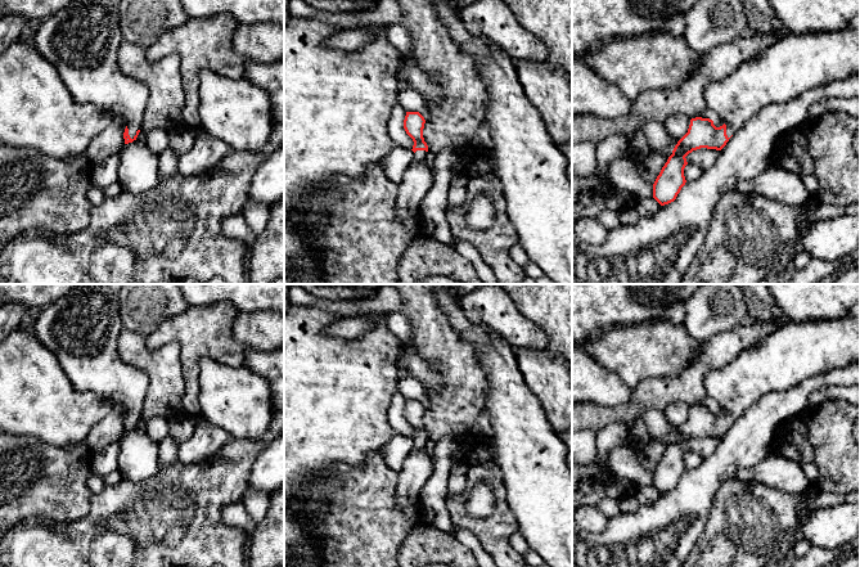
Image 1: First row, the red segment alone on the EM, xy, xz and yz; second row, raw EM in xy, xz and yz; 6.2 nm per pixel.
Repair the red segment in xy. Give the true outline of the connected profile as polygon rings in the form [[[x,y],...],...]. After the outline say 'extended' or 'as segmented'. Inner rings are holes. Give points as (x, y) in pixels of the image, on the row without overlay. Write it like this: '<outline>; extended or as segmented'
[[[80,284],[44,307],[32,332],[57,357],[75,390],[95,393],[126,408],[123,427],[129,432],[140,420],[149,378],[141,369],[121,360],[117,346],[122,329],[118,296],[107,284]]]; extended

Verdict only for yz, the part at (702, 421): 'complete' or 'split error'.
split error

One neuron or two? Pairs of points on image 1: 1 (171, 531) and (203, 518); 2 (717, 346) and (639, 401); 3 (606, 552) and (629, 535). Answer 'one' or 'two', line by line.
1: one
2: one
3: one

